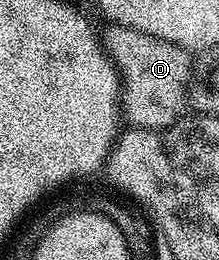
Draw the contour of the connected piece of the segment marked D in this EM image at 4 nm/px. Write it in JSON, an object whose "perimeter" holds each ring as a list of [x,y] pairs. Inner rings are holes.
{"perimeter":[[[114,23],[102,30],[103,49],[111,59],[115,70],[119,72],[121,90],[121,113],[128,126],[137,129],[168,129],[173,122],[180,120],[185,106],[189,101],[189,86],[193,72],[193,57],[188,50],[182,49],[177,43],[169,43],[169,39],[157,39],[157,35],[145,35],[145,31],[133,31],[124,25]]]}

